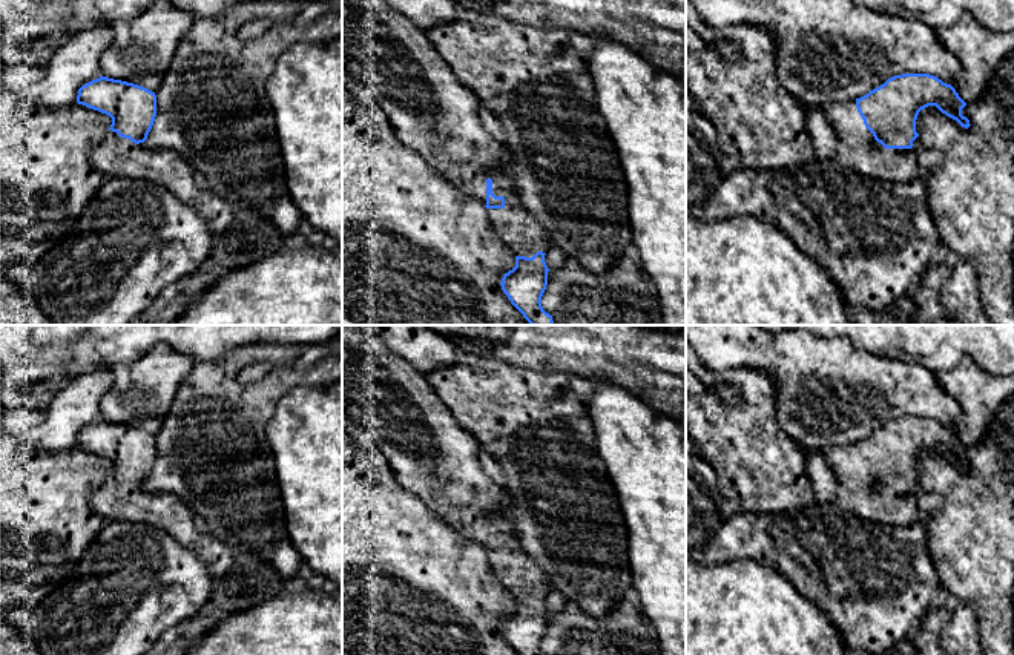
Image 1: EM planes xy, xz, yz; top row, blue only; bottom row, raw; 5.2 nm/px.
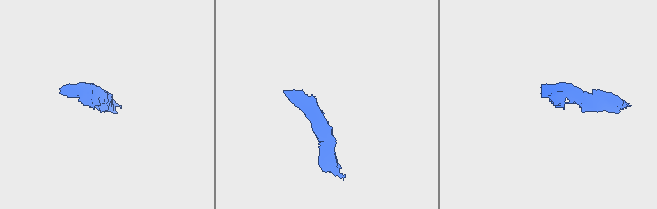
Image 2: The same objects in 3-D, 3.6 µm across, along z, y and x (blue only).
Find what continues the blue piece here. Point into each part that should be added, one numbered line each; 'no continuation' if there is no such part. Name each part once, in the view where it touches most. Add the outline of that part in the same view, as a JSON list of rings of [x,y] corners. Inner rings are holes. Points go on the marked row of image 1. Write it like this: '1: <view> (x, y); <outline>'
1: yz (856, 148); [[[856,100],[835,103],[824,118],[838,137],[835,161],[862,176],[905,183],[925,178],[940,163],[937,150],[919,149],[916,140],[911,149],[885,149],[865,127]]]

